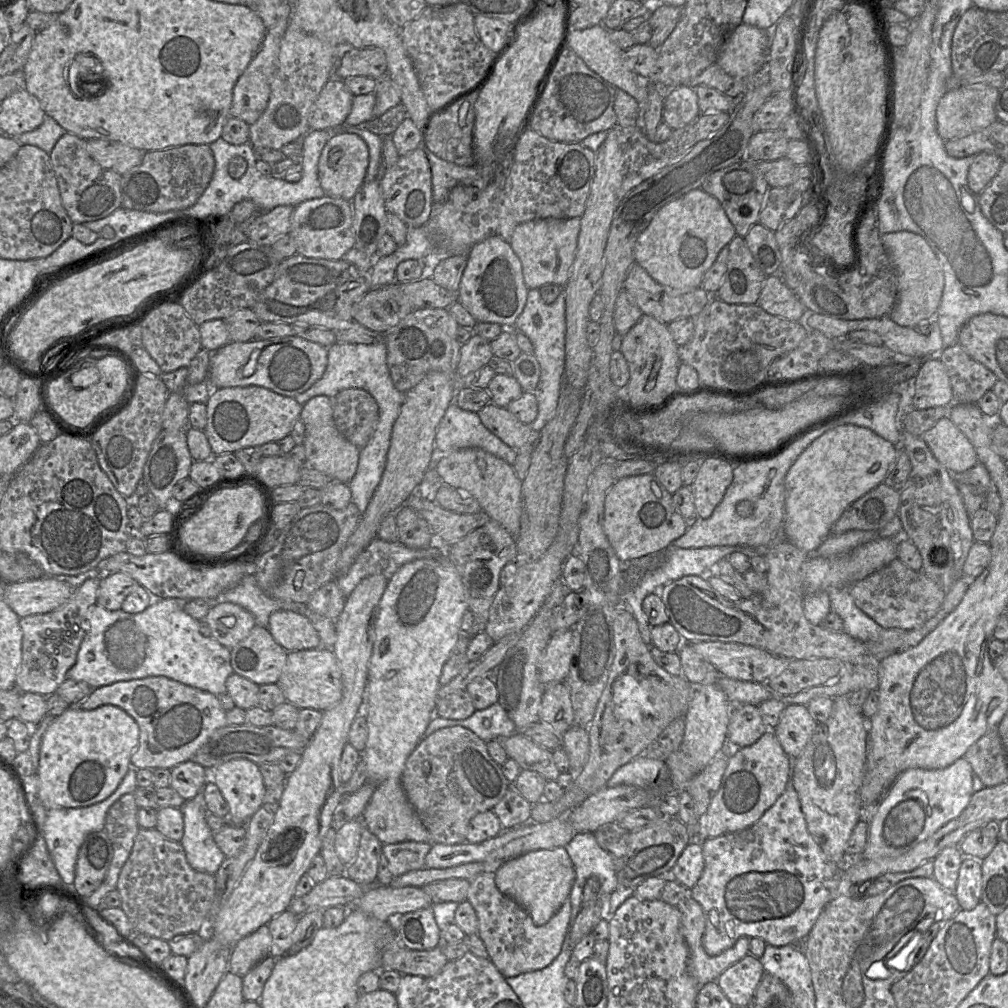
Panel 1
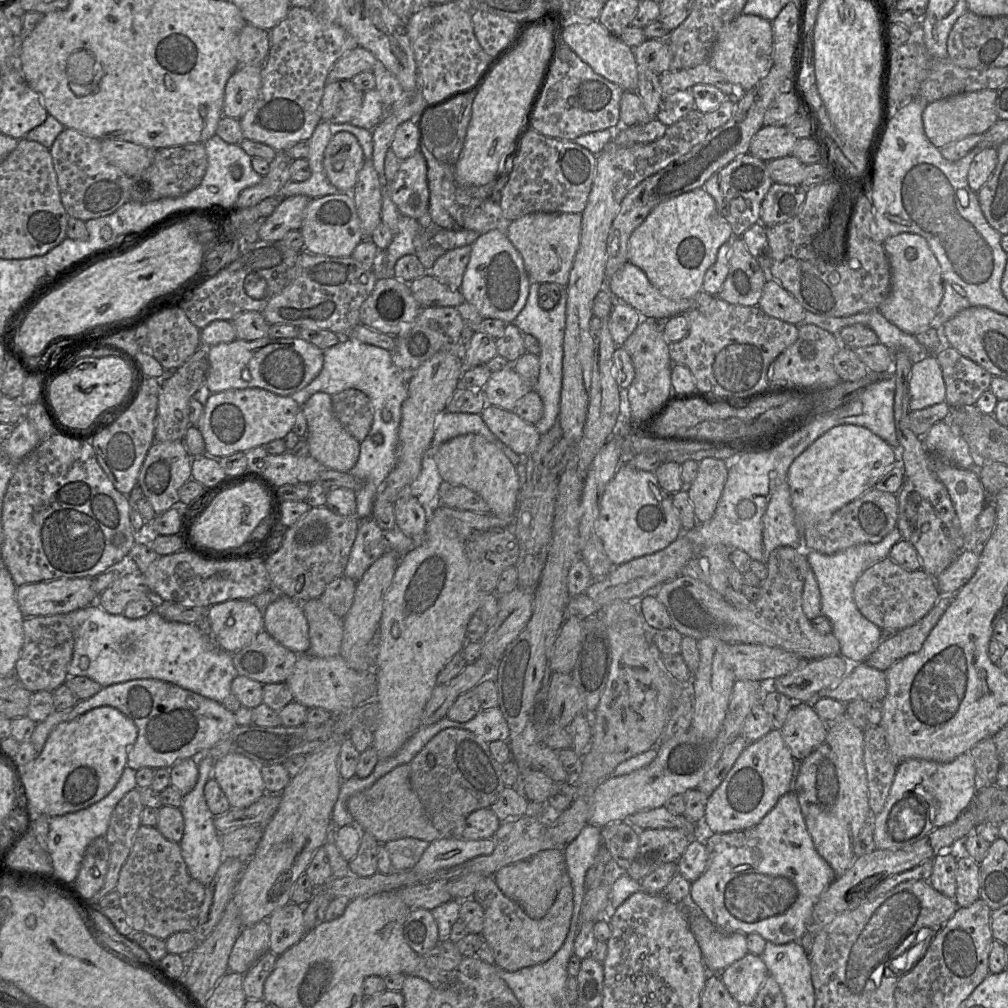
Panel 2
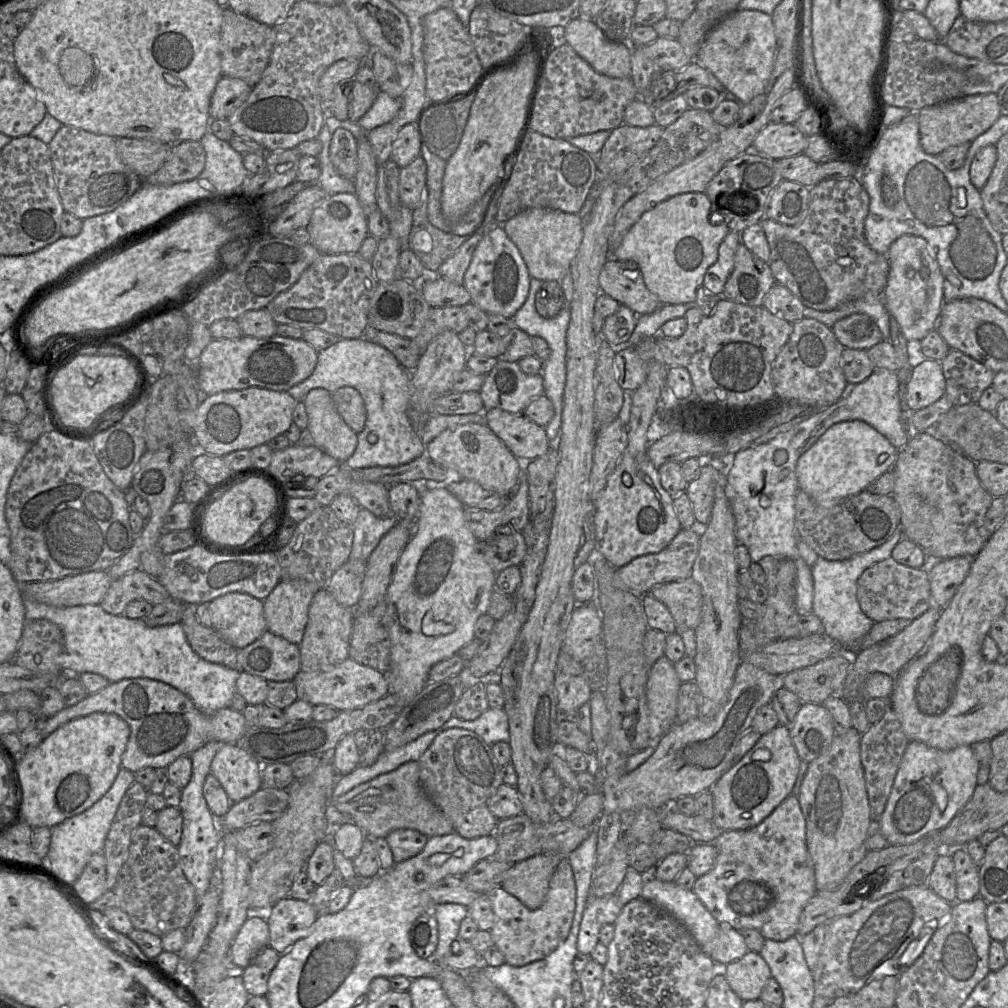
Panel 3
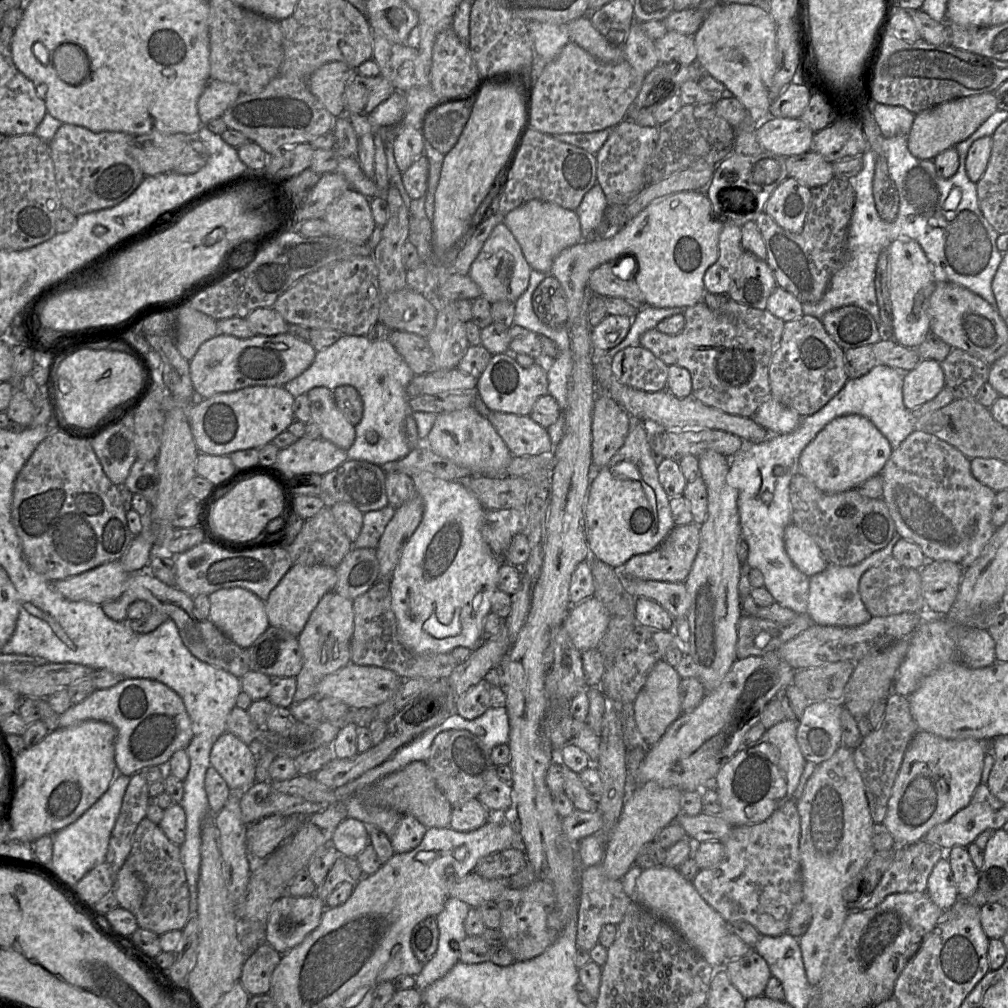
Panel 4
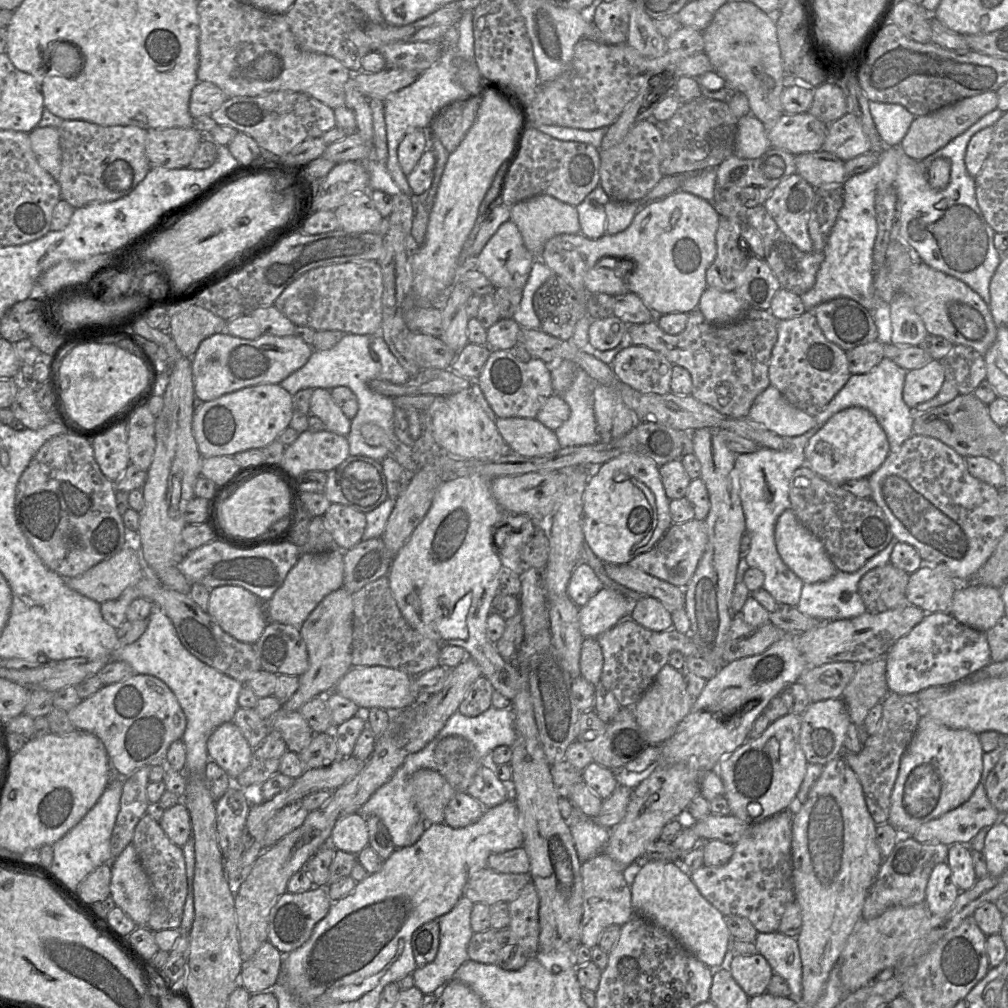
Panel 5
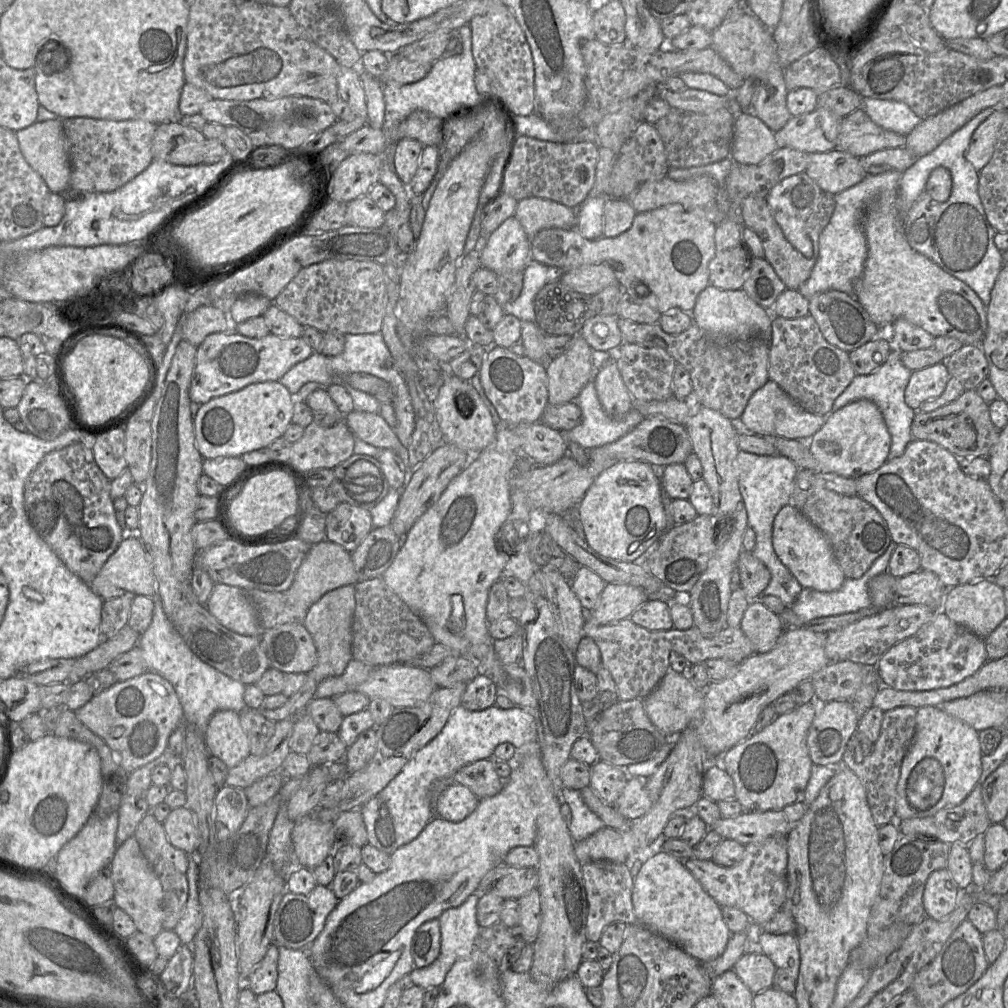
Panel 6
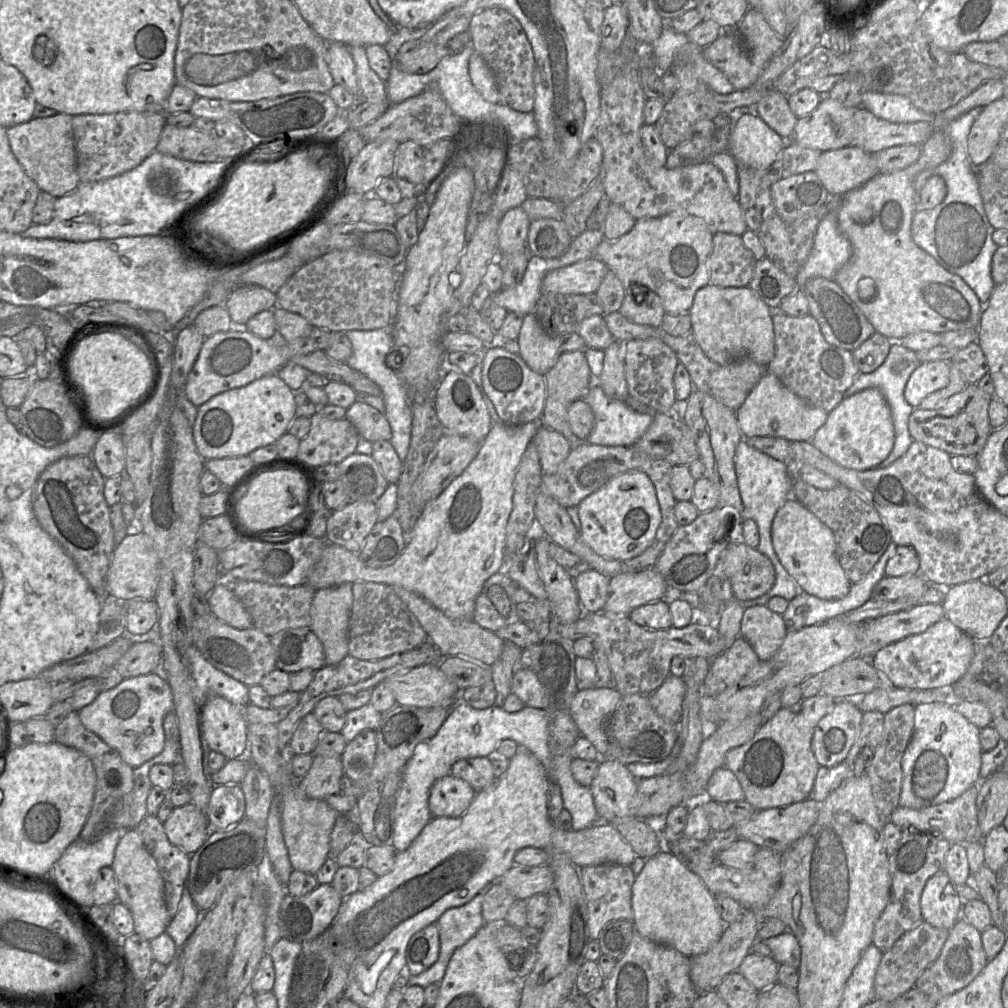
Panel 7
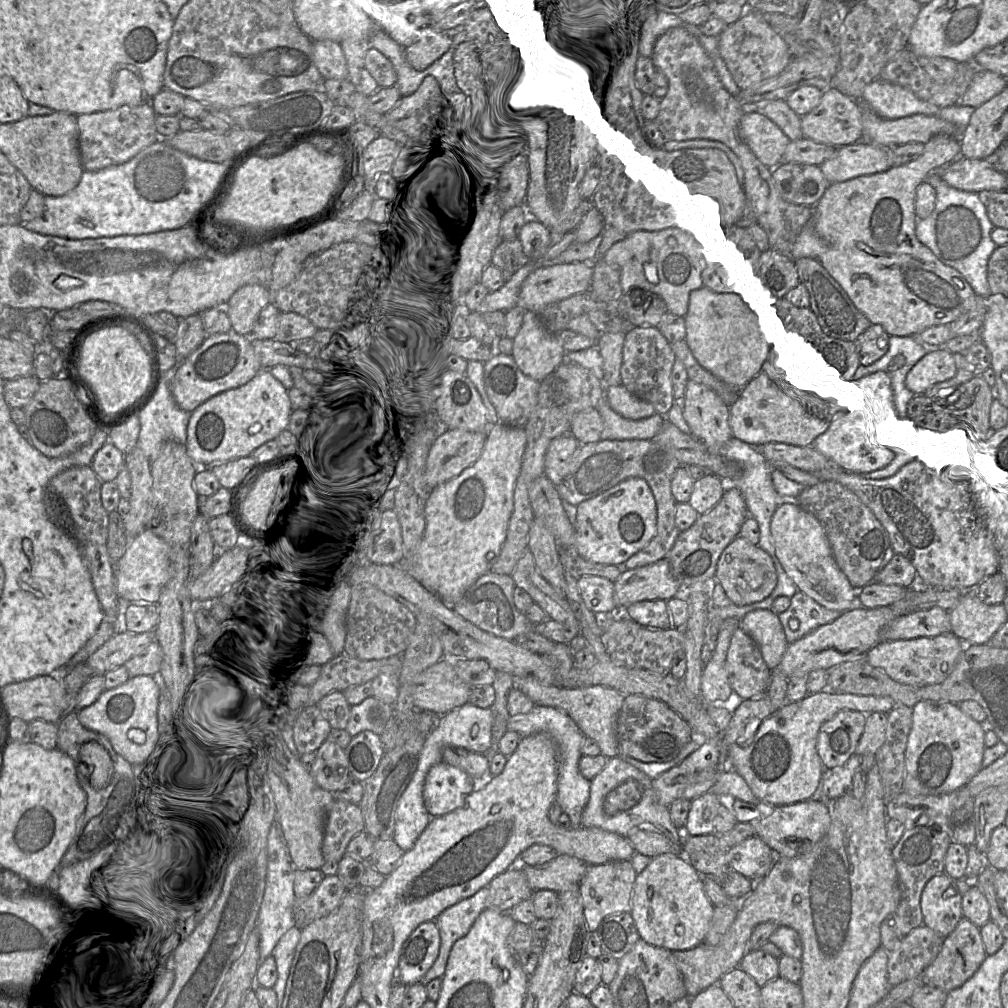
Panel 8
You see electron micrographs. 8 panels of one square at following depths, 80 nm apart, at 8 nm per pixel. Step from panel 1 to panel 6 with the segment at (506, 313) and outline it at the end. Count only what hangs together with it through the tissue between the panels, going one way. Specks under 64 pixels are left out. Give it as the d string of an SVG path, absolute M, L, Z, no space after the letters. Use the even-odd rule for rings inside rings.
M513 215L503 221L480 246L480 263L496 274L524 271L533 260L529 238L522 225Z

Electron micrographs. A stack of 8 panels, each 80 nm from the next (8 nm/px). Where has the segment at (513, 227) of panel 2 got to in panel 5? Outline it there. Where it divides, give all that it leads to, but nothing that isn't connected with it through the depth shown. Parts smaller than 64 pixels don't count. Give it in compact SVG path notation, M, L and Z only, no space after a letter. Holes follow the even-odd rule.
M536 195L514 204L511 207L510 220L517 226L525 247L536 258L540 258L545 243L553 236L580 233L576 207L550 195Z

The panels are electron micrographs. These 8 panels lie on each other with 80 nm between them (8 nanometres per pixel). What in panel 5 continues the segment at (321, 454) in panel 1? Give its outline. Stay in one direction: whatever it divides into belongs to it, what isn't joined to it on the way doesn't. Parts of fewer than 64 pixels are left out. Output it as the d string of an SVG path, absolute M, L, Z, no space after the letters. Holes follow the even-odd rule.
M315 388L310 401L310 414L321 419L326 430L341 436L348 436L351 420L346 417L333 400L330 390Z

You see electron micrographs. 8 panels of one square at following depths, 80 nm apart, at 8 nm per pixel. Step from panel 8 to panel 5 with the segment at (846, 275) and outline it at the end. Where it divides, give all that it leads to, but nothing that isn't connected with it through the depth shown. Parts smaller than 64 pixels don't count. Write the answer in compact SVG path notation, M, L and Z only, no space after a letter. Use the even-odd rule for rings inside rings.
M923 261L913 262L903 273L891 273L885 264L873 275L876 295L886 303L890 303L894 295L900 291L907 293L914 301L914 310L921 317L929 334L941 336L954 345L969 346L984 355L996 338L996 327L989 306L968 285L961 280L935 270Z

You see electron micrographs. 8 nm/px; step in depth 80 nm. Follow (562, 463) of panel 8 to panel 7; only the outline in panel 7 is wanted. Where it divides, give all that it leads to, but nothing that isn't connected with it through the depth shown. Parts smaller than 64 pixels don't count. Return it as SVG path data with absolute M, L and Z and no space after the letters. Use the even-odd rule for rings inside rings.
M544 425L538 428L533 442L539 455L543 474L554 474L571 452L567 439L561 433Z

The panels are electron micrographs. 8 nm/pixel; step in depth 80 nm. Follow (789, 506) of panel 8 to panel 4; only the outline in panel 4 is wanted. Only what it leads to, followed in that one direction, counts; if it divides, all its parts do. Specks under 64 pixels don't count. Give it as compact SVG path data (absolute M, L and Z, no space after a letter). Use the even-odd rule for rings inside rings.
M789 523L784 529L784 547L793 564L808 577L825 569L828 562L818 545L801 528Z

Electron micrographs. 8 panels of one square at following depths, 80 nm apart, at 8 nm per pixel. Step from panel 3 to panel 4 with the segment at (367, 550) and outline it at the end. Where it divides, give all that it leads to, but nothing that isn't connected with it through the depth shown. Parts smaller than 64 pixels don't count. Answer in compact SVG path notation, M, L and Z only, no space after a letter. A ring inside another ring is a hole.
M389 504L380 510L364 513L362 530L353 543L353 547L376 549L387 524L395 514L395 510L396 508Z

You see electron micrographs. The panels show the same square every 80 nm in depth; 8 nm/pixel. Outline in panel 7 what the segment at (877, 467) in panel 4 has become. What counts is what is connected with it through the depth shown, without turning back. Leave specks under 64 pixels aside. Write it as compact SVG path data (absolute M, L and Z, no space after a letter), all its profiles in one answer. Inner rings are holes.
M867 388L841 402L828 413L825 423L816 431L811 444L837 464L858 471L876 468L883 462L895 441L890 407L876 388Z

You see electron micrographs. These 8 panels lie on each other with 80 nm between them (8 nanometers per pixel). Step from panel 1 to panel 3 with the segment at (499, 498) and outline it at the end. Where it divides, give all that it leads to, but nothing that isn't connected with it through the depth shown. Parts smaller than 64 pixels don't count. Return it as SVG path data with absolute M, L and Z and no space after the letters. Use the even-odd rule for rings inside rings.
M468 423L447 429L426 446L426 454L461 478L475 481L483 488L506 498L512 493L523 472L522 461L511 453L486 424Z

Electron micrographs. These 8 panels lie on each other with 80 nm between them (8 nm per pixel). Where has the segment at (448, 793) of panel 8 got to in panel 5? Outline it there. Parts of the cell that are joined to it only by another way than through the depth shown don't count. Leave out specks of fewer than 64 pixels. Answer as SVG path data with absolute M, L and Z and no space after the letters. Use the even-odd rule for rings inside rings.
M455 792L444 811L444 823L462 828L478 821L486 808L467 792Z

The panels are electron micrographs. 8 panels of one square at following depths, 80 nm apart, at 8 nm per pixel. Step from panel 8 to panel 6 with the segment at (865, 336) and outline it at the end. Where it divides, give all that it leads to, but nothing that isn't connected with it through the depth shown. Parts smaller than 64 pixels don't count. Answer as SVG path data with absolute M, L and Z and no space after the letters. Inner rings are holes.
M877 336L859 348L849 352L849 358L856 375L867 375L882 366L893 345Z

